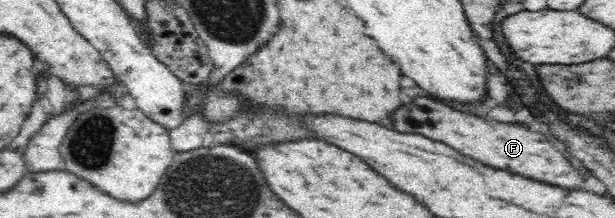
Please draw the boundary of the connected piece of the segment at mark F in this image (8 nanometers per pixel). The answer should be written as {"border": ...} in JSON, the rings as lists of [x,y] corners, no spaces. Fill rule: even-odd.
{"border":[[[419,98],[417,102],[419,104],[403,106],[395,112],[395,118],[393,118],[395,130],[419,132],[427,138],[445,142],[451,148],[463,152],[465,156],[477,158],[487,166],[511,170],[511,172],[517,172],[541,182],[551,182],[551,184],[569,186],[569,188],[579,188],[585,184],[585,172],[581,170],[581,166],[577,168],[563,152],[555,150],[555,144],[549,138],[545,138],[539,132],[529,132],[525,128],[503,124],[503,122],[487,122],[473,114],[461,114],[429,98]]]}

